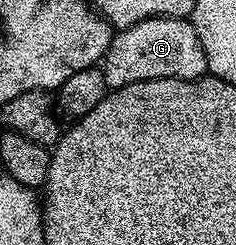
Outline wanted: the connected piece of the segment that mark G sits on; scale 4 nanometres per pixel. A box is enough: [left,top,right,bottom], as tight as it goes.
[101,18,208,90]

